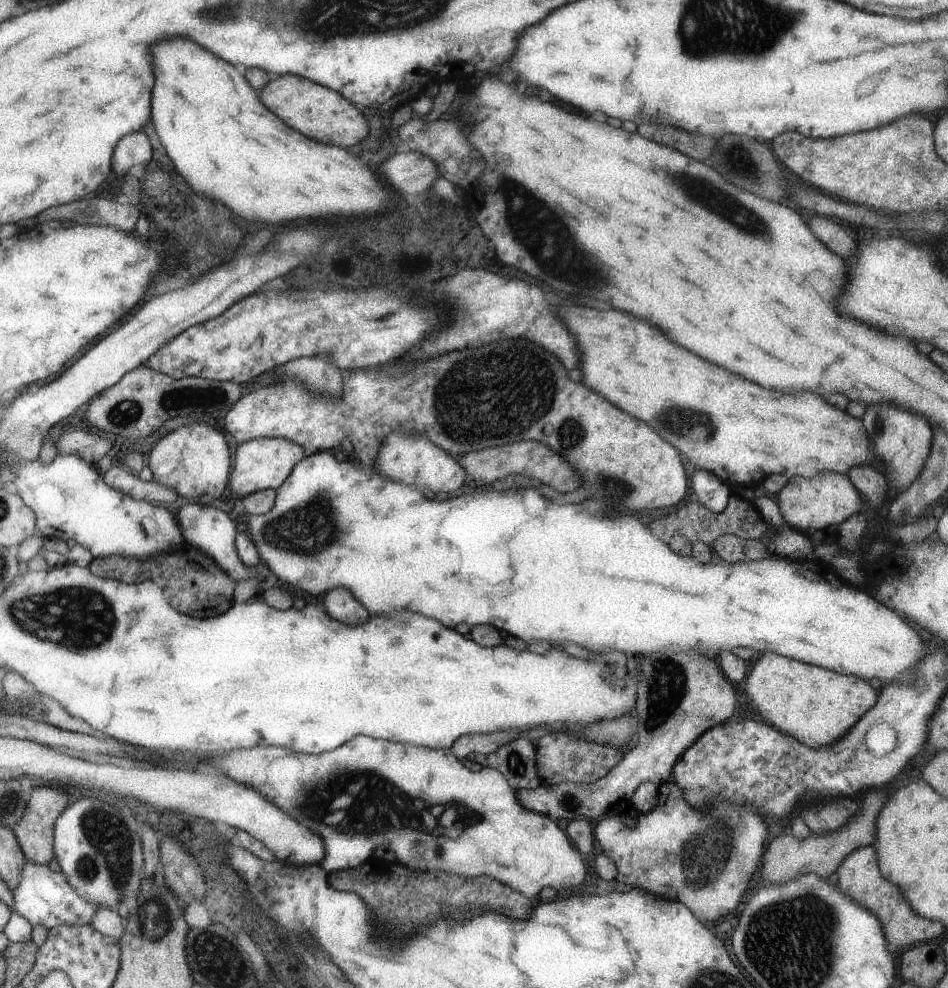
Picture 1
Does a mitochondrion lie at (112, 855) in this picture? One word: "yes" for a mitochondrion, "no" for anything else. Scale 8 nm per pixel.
yes

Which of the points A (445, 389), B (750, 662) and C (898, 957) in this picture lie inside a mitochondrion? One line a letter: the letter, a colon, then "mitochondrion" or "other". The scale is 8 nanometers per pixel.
A: mitochondrion
B: other
C: other

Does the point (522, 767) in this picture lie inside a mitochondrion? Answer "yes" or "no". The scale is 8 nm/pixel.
yes

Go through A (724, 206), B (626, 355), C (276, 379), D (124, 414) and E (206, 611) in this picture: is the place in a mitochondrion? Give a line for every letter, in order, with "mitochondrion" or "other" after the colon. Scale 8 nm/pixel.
A: mitochondrion
B: other
C: other
D: mitochondrion
E: other

